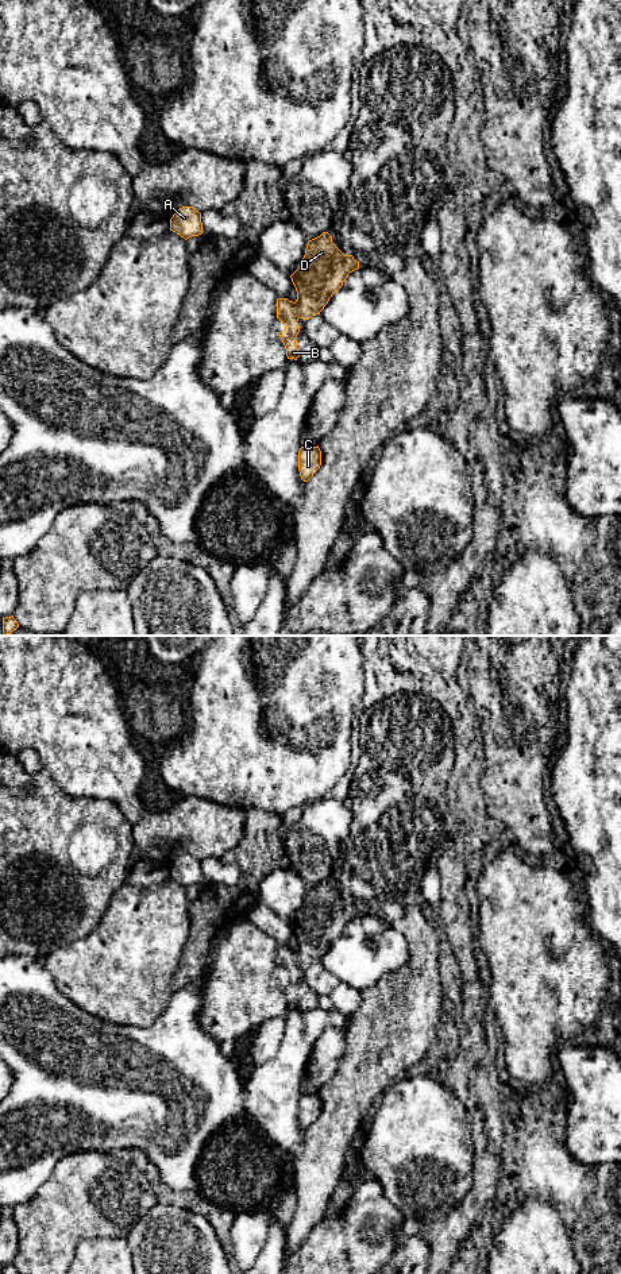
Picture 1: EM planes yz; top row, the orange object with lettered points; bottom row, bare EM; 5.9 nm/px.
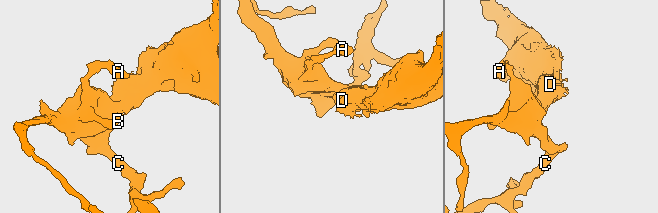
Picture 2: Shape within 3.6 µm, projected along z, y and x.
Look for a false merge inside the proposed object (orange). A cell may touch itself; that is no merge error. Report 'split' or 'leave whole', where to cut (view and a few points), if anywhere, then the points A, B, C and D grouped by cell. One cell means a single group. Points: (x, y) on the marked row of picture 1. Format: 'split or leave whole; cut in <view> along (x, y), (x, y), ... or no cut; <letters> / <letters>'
leave whole; no cut; A B C D

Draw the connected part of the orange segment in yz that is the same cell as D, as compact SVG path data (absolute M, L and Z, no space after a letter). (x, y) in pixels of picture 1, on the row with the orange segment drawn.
M328 232L308 242L300 267L290 275L297 292L297 300L277 300L277 318L285 329L278 335L286 348L288 359L300 356L297 335L298 320L309 320L320 314L335 292L338 292L350 273L359 269L352 255L344 255L333 243Z

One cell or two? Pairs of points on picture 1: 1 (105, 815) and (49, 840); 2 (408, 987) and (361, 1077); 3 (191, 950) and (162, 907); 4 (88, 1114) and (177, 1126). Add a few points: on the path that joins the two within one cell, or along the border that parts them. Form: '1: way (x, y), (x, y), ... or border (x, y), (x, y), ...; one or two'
1: way (92, 815), (73, 815), (62, 826); one
2: way (402, 1010), (396, 1025), (374, 1054); one
3: border (189, 912), (189, 935), (174, 973); two
4: way (110, 1114), (155, 1114); one

